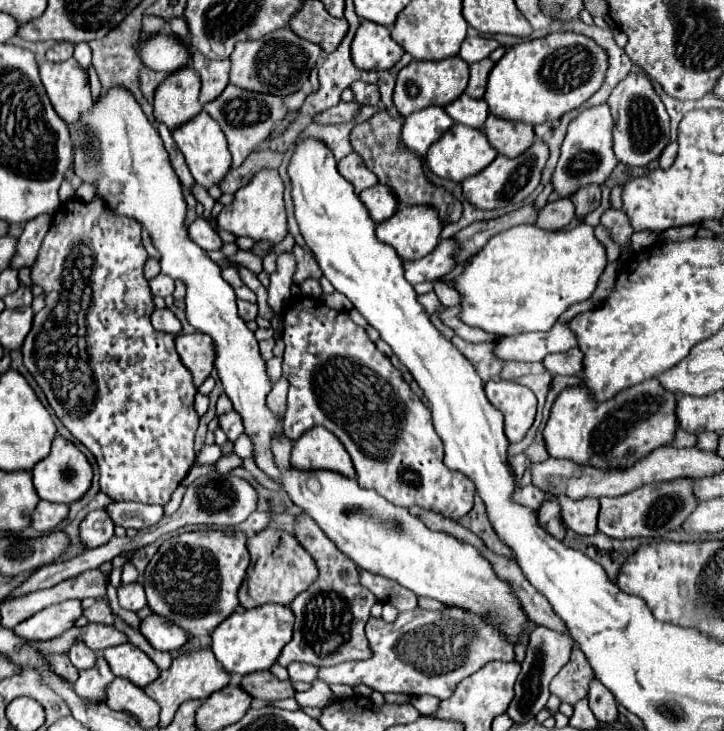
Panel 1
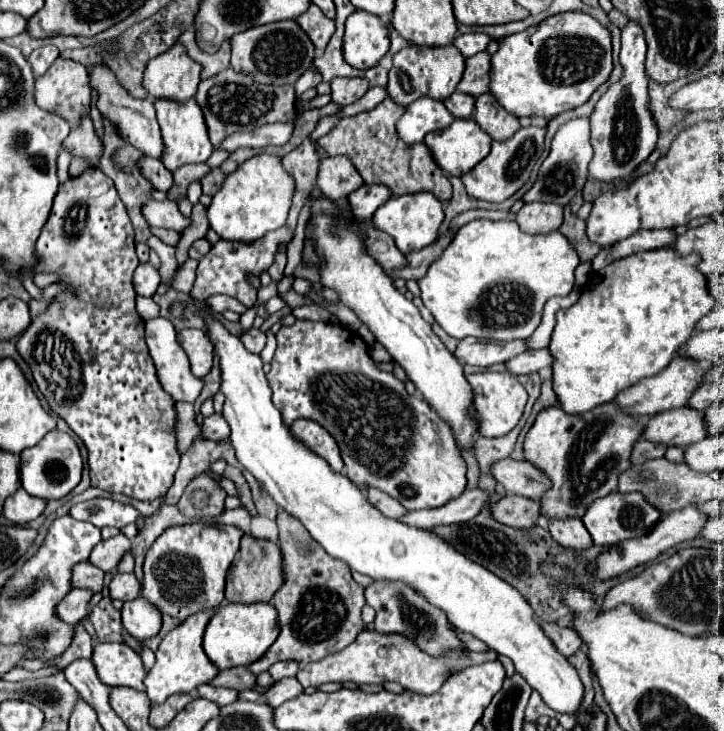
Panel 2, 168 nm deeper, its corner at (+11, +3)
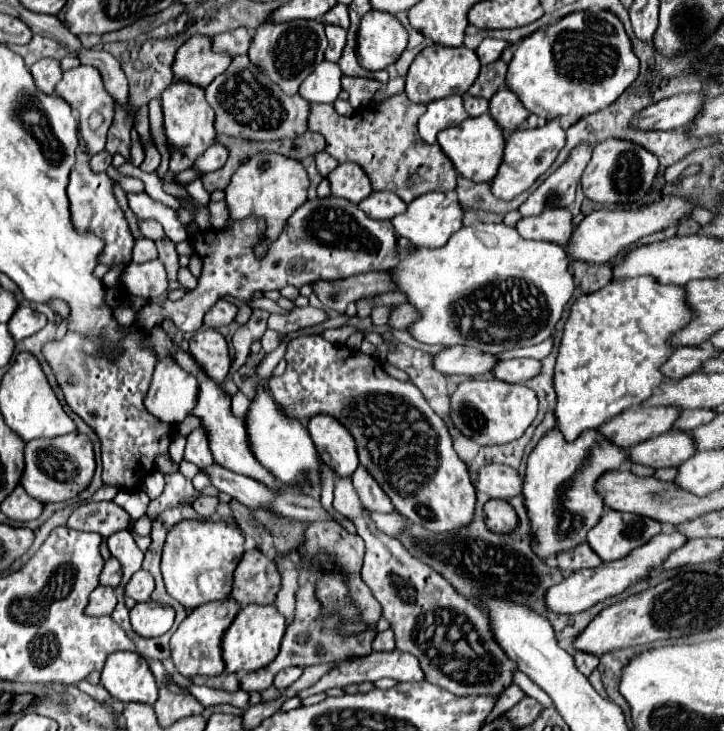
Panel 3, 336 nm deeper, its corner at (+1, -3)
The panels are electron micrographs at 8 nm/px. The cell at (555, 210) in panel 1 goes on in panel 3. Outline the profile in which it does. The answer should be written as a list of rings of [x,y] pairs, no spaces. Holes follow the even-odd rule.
[[[546,209],[538,217],[524,217],[516,229],[526,239],[542,239],[564,245],[572,235],[572,213],[568,209]]]

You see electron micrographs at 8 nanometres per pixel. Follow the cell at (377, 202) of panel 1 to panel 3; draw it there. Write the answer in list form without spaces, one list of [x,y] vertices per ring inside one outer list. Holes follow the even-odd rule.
[[[382,191],[382,193],[372,193],[368,199],[360,201],[358,207],[372,219],[394,219],[396,215],[406,211],[406,203],[390,193],[390,191]]]

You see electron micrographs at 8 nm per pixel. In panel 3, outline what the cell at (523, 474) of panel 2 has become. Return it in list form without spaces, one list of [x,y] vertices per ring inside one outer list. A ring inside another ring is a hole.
[[[486,465],[478,469],[476,489],[494,499],[510,499],[522,493],[522,479],[512,467]]]

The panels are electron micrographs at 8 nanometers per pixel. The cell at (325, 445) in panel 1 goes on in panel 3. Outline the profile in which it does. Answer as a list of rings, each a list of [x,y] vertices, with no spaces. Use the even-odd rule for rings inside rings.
[[[316,415],[308,423],[308,433],[322,461],[340,477],[350,477],[358,467],[354,437],[332,415]]]

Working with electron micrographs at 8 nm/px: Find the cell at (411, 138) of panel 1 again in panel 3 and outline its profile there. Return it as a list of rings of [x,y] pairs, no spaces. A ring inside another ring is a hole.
[[[450,95],[438,101],[432,101],[426,109],[426,113],[420,117],[418,131],[420,137],[426,143],[436,143],[436,135],[442,129],[454,127],[466,119],[466,109],[464,109],[464,97],[462,95]]]

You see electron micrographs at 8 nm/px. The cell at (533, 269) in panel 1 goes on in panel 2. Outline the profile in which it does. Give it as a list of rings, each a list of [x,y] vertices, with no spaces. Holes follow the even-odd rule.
[[[476,219],[460,227],[442,253],[418,281],[422,289],[422,301],[432,311],[440,327],[456,337],[490,337],[496,341],[512,341],[518,337],[530,337],[540,323],[544,303],[554,295],[568,295],[574,285],[574,269],[580,265],[576,249],[568,245],[568,239],[554,231],[550,235],[528,235],[520,231],[514,221],[488,221]]]

